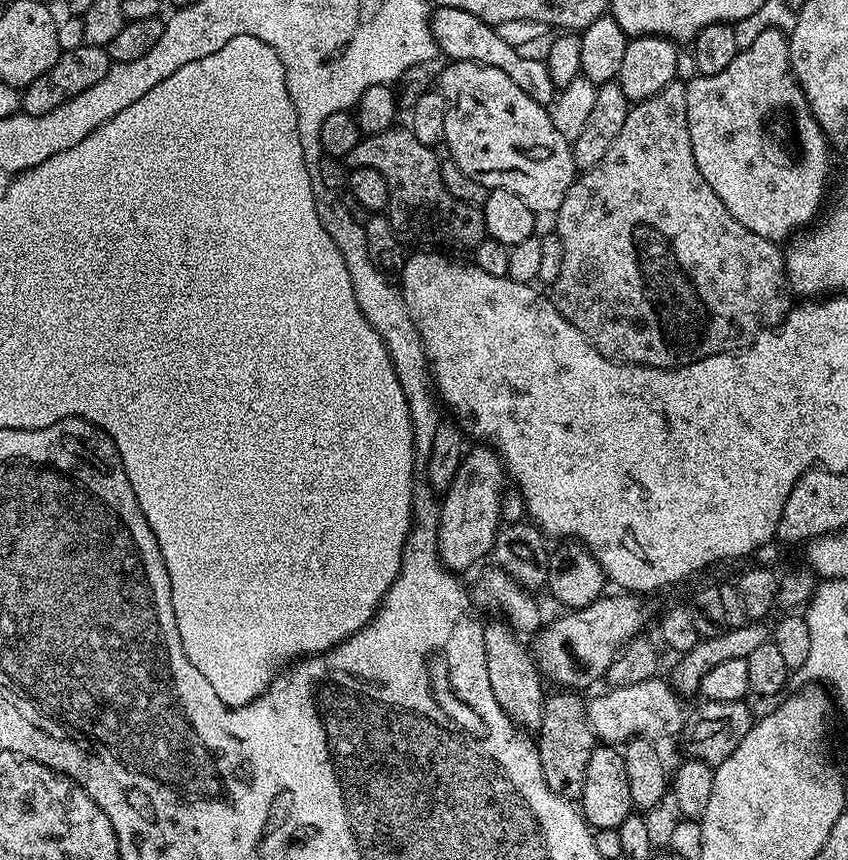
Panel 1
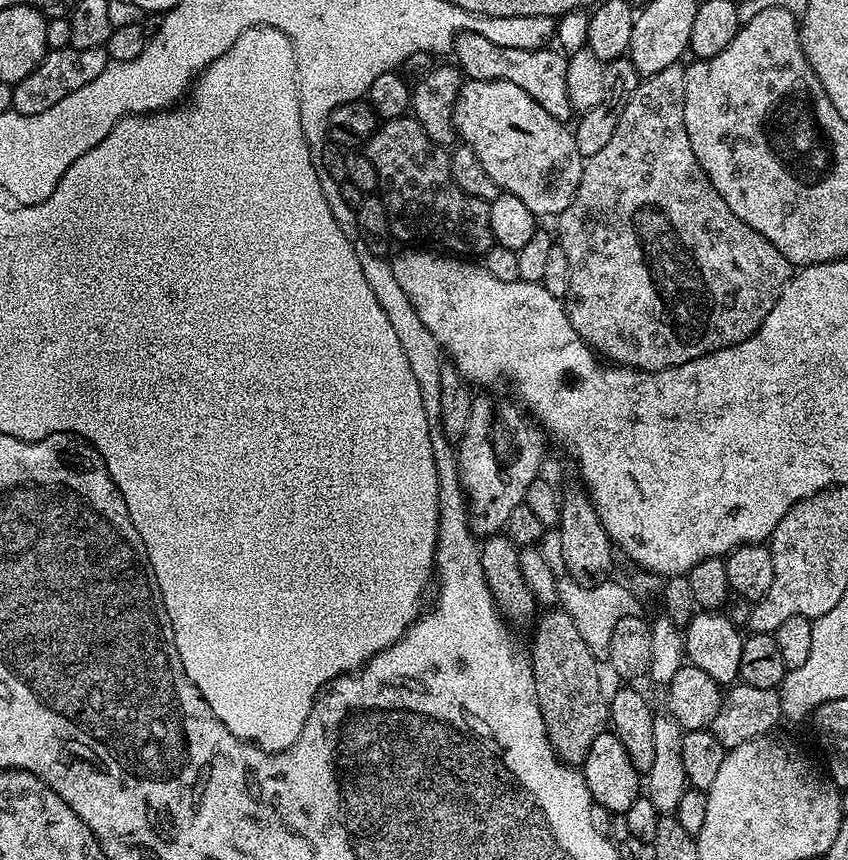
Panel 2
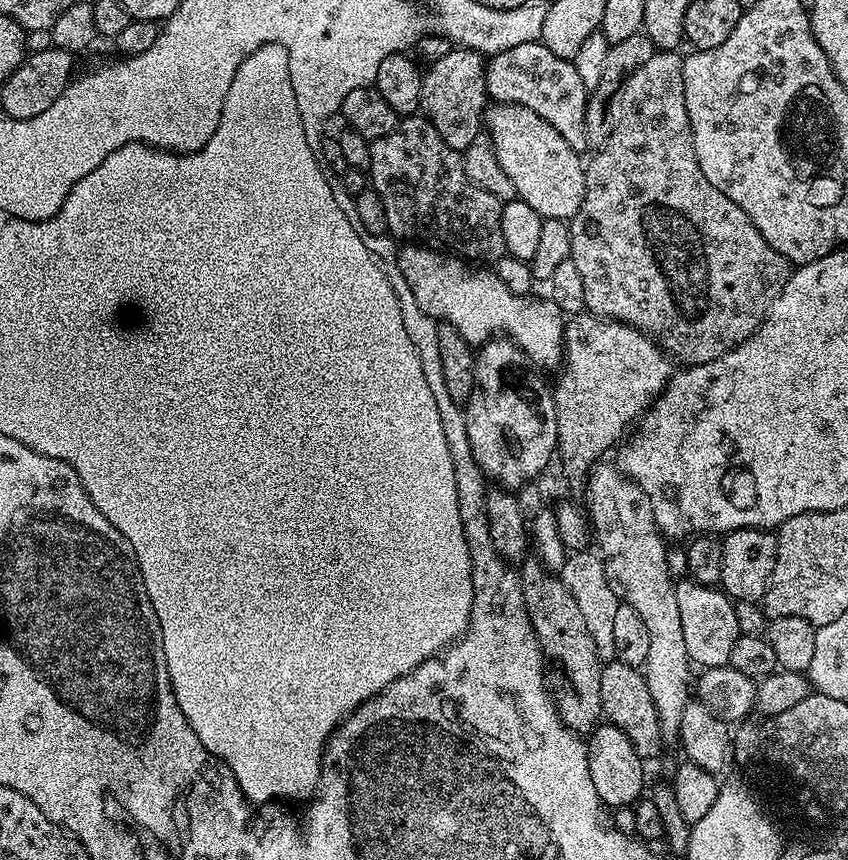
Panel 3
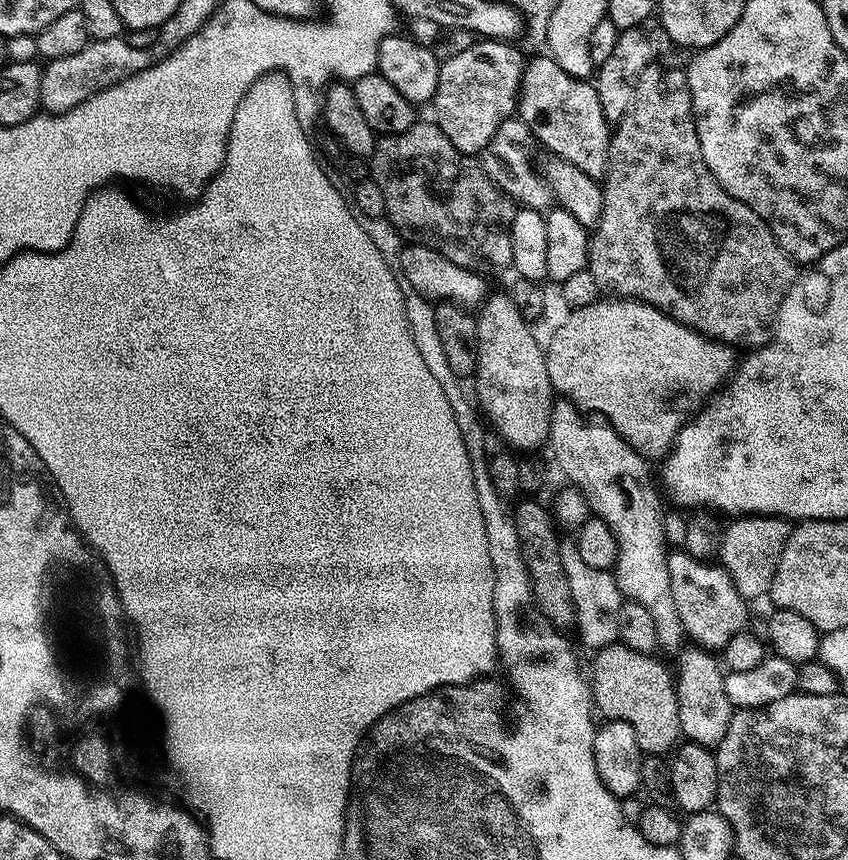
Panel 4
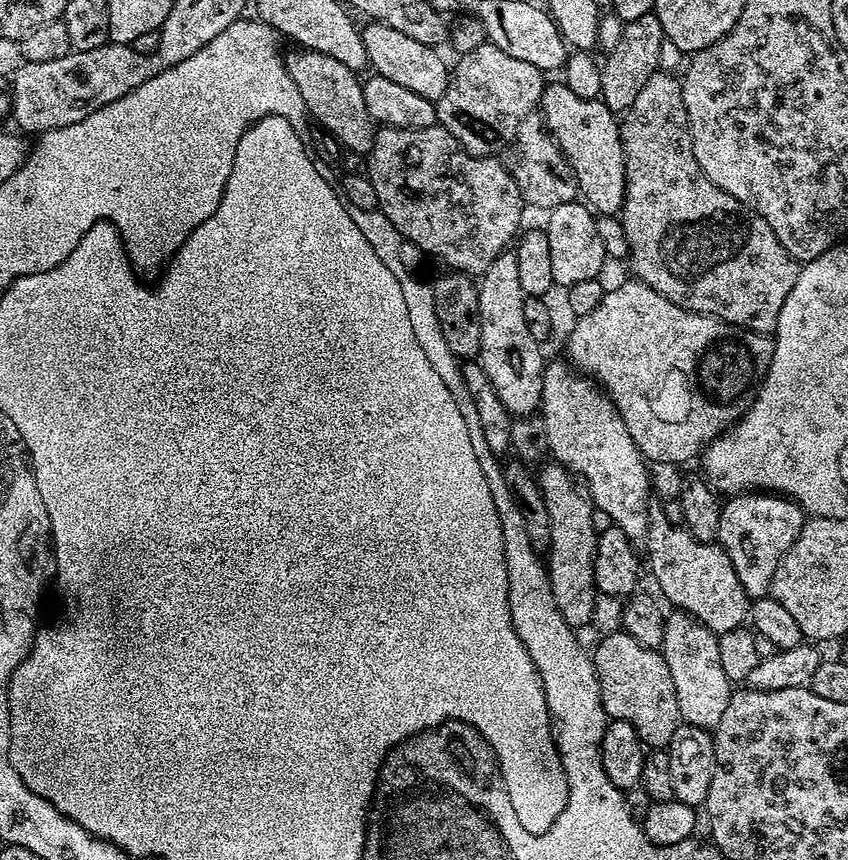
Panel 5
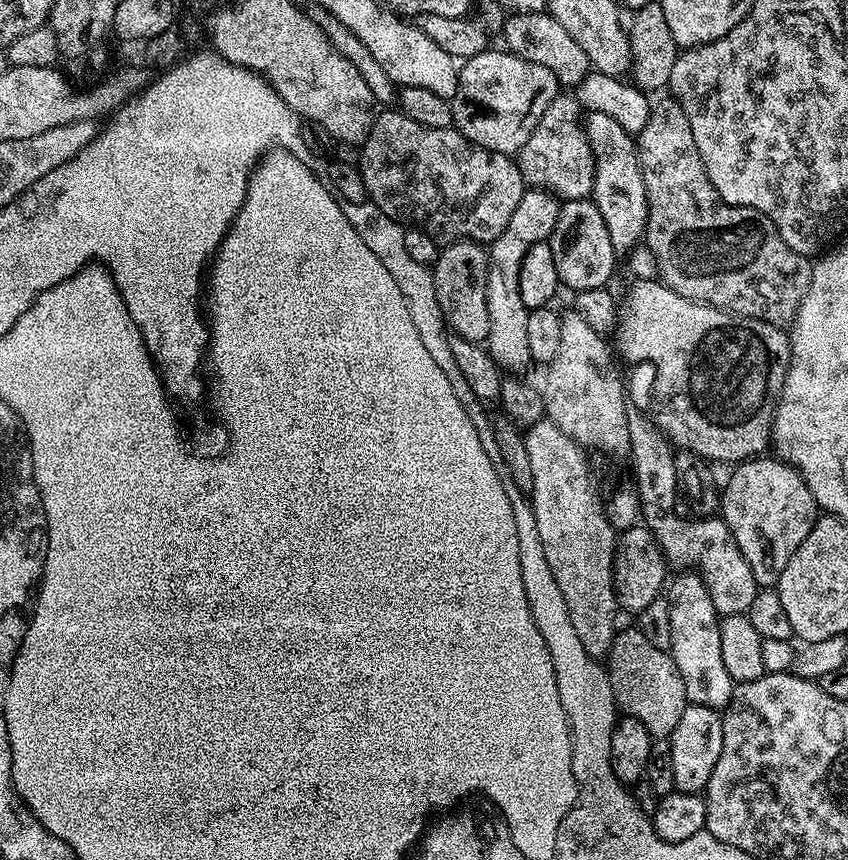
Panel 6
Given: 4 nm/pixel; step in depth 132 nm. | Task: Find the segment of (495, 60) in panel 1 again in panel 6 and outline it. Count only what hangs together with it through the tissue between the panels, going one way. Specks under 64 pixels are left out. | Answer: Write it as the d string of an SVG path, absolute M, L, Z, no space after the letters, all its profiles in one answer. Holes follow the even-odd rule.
M588 112L583 117L582 127L596 159L590 199L598 206L598 214L602 214L606 230L610 230L610 242L616 253L628 254L645 239L648 226L648 199L640 160L636 156L636 141L633 133L622 130L610 114Z

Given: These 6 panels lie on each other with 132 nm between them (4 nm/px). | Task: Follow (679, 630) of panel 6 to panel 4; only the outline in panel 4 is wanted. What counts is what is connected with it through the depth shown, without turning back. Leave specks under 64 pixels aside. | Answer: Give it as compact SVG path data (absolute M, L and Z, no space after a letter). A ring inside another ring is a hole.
M708 650L692 651L696 652L685 651L679 657L681 658L680 676L678 672L674 680L678 698L680 731L685 741L701 744L703 748L715 749L716 745L722 742L722 738L726 738L726 726L730 726L734 709L730 698L726 698L725 673L717 657L715 660L712 657L715 655Z

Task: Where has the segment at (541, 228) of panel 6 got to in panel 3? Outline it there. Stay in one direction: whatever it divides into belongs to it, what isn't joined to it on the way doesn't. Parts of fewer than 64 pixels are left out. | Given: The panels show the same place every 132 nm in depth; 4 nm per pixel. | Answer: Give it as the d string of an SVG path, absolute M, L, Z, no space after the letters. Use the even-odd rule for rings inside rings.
M493 338L488 341L479 349L476 358L476 381L474 382L474 390L470 394L467 405L464 408L464 417L466 418L466 434L470 437L470 450L472 451L472 457L474 462L478 462L478 466L483 470L485 477L489 481L495 482L497 485L503 486L509 490L519 490L524 487L525 484L535 481L536 475L539 472L544 472L548 468L548 463L553 463L554 457L557 455L556 451L556 435L558 434L558 426L556 425L556 401L553 393L548 392L544 388L531 388L530 385L535 382L536 375L538 375L537 369L530 363L528 355L521 352L517 348L513 340L507 338Z

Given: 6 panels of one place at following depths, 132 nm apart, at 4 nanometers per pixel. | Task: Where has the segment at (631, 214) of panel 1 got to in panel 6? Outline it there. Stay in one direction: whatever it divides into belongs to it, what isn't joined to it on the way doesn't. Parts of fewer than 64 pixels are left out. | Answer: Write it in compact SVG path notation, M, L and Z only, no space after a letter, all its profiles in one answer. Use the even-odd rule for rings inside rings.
M665 98L655 101L650 118L646 118L646 126L642 126L635 141L648 199L646 245L657 260L659 279L674 290L674 294L682 294L682 298L708 304L734 316L754 318L773 324L775 328L787 329L795 320L802 298L810 287L813 261L790 250L766 214L728 204L718 190L714 190L706 174L706 166L702 166L698 146L694 146L690 118L686 118L679 100Z

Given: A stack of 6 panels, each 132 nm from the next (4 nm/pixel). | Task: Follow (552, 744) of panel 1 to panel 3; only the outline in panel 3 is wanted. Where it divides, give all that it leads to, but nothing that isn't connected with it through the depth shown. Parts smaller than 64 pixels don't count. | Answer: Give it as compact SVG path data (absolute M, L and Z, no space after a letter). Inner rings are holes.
M536 558L523 561L518 579L524 590L526 614L530 618L530 626L534 626L540 651L544 653L545 661L556 667L556 677L550 680L550 692L560 721L570 732L591 733L602 716L602 661L574 595L557 573L549 572Z

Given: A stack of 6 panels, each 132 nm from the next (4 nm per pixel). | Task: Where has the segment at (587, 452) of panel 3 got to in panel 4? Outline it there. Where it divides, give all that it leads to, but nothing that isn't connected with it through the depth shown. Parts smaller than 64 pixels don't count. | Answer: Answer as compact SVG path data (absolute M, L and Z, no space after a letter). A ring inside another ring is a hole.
M598 298L590 306L571 309L567 314L569 316L557 326L552 341L546 344L546 370L550 374L553 393L571 400L585 413L601 412L608 416L604 418L610 427L633 448L640 450L643 444L648 444L649 457L667 456L677 433L686 423L672 403L691 388L696 388L698 395L707 397L731 377L738 363L737 353L729 345L701 336L640 300Z

